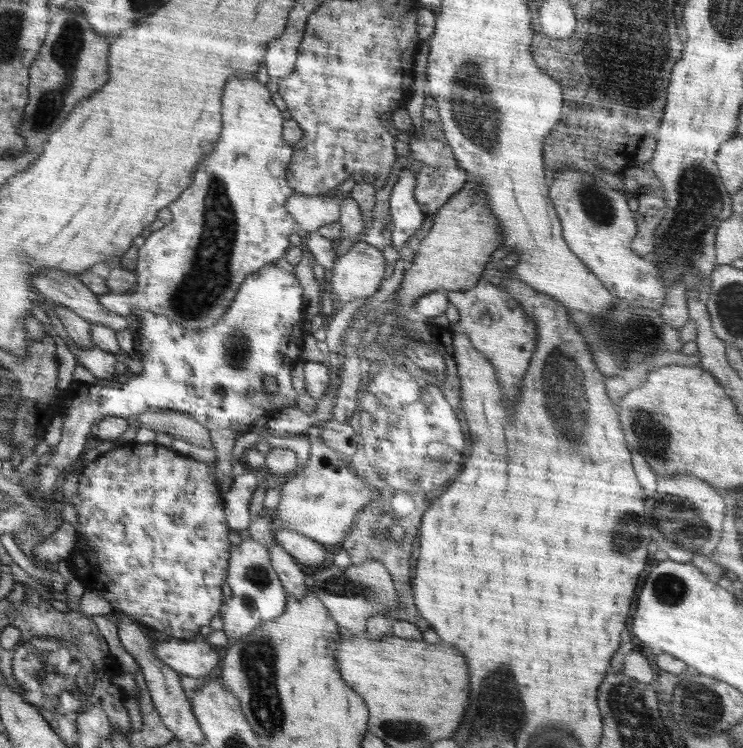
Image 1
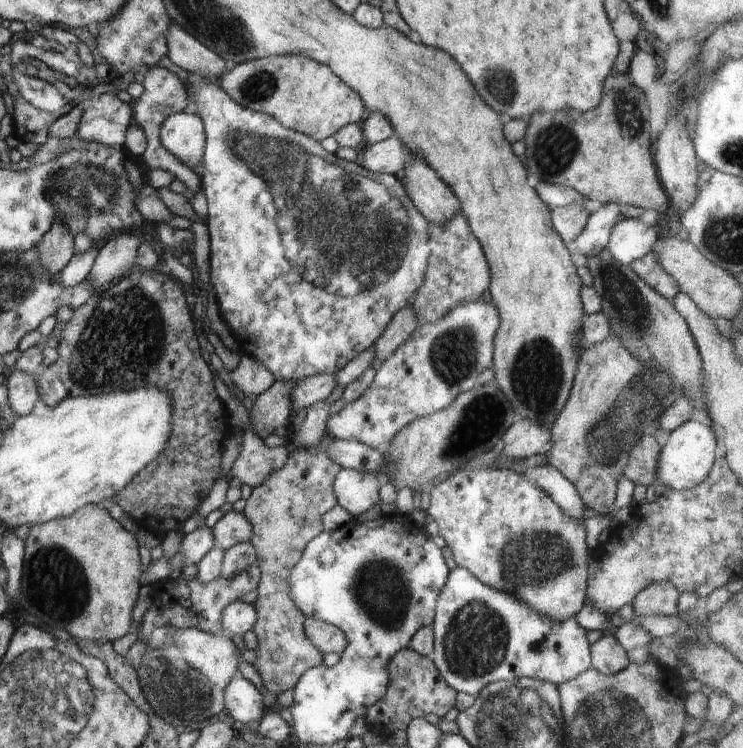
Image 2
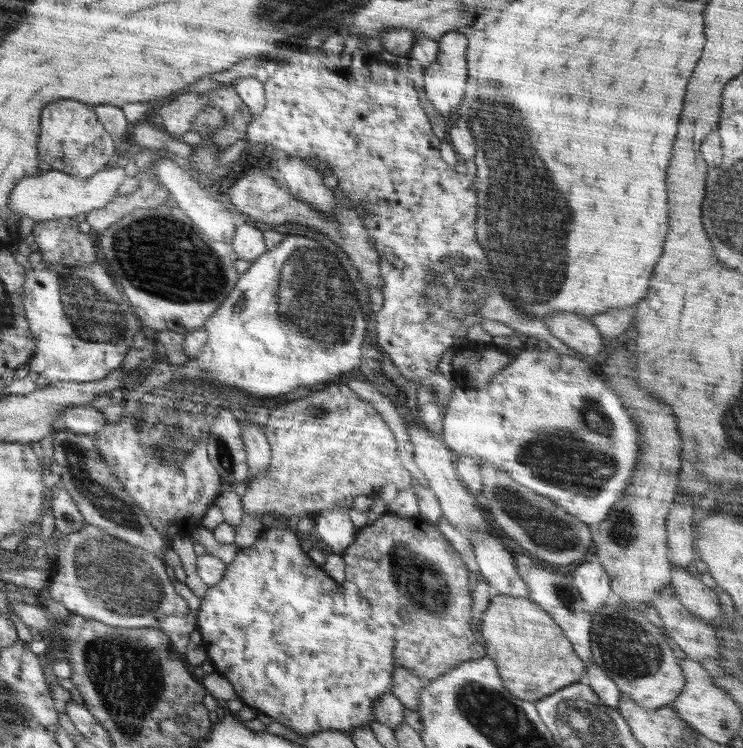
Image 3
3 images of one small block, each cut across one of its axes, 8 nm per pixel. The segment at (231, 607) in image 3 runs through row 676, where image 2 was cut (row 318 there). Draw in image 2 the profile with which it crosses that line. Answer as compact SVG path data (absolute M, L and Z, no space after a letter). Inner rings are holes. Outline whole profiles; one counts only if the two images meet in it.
M190 74L189 98L197 104L196 114L203 120L206 133L206 144L201 164L204 167L204 172L200 177L201 188L205 194L208 209L207 226L209 227L210 236L209 282L213 286L212 292L217 296L221 317L226 321L226 324L229 324L231 333L234 335L240 350L258 359L270 370L276 381L299 382L304 377L315 374L330 373L335 375L350 360L356 358L369 346L373 346L377 338L390 324L394 314L401 308L408 306L412 296L422 286L431 251L431 248L428 248L428 222L424 220L424 215L414 206L409 194L405 191L405 186L397 176L390 173L377 173L364 168L358 162L341 159L335 153L324 150L321 141L315 141L305 134L282 126L277 118L270 115L241 107L216 83L199 75Z

